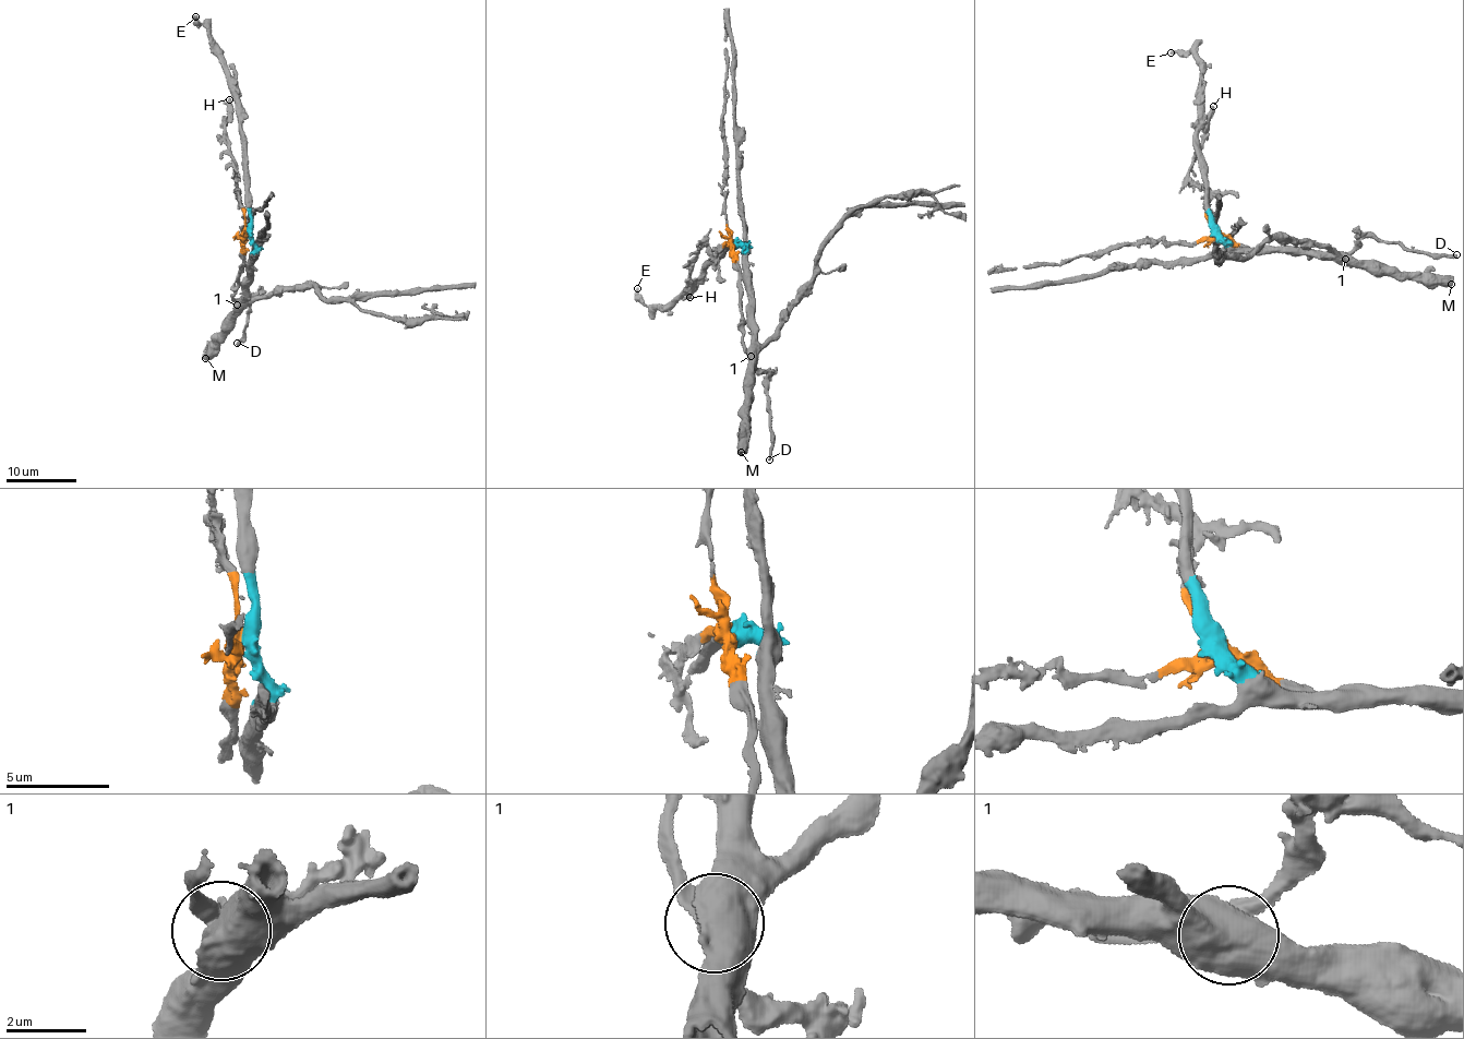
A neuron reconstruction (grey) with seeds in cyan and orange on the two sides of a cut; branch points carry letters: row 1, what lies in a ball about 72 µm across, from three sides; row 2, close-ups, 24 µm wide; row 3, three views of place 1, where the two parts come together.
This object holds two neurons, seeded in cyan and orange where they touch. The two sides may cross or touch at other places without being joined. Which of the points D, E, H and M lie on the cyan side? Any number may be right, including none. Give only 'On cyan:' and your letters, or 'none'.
On cyan: E, M

